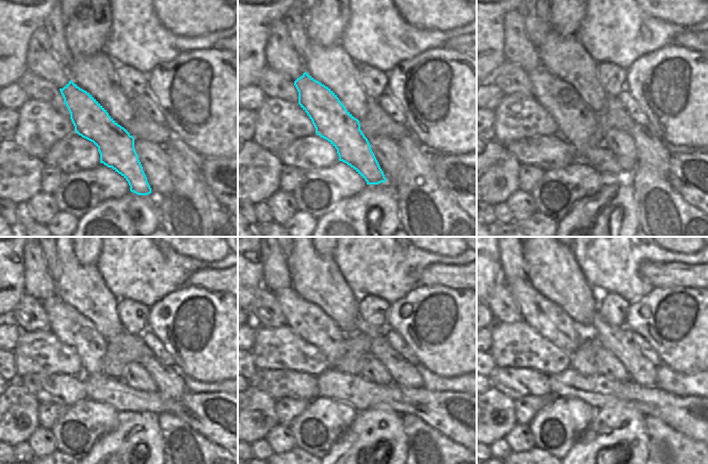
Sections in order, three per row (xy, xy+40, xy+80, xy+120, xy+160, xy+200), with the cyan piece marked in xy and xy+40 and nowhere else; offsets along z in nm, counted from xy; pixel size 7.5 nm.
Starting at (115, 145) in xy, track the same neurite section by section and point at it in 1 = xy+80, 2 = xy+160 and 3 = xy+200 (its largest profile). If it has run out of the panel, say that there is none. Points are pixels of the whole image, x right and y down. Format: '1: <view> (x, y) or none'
1: xy+80 (576, 123)
2: xy+160 (308, 321)
3: xy+200 (548, 319)

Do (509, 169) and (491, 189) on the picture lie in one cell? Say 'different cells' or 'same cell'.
same cell

